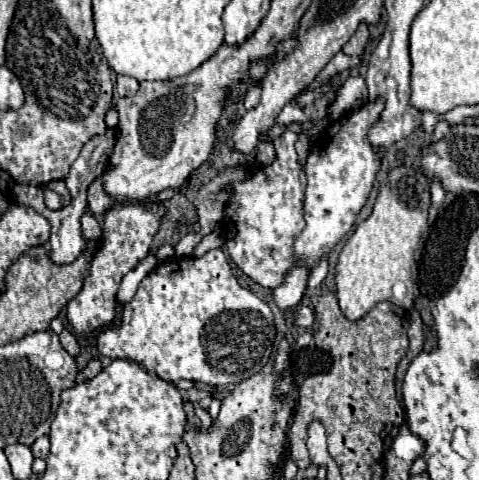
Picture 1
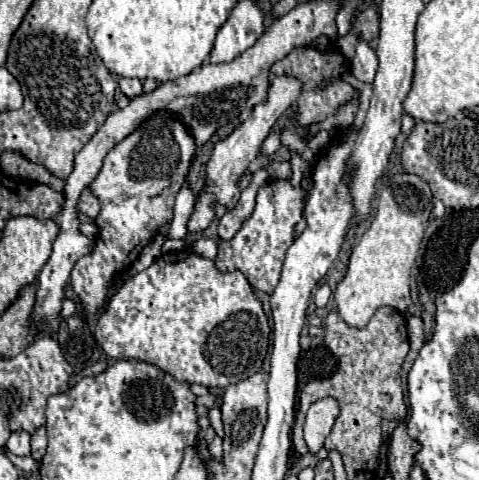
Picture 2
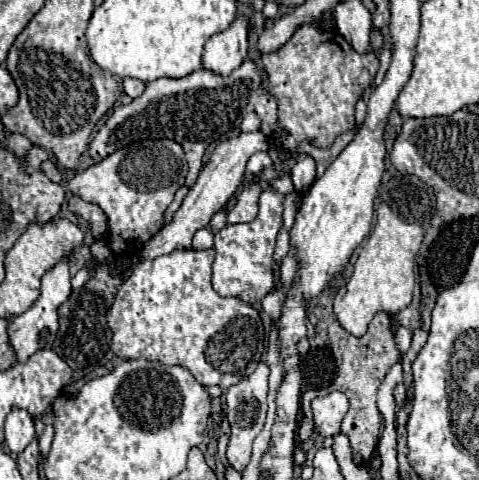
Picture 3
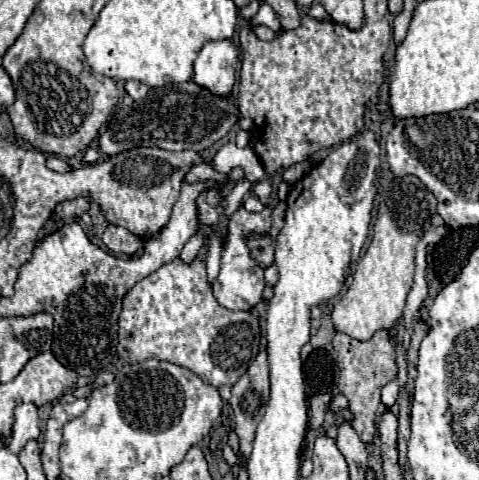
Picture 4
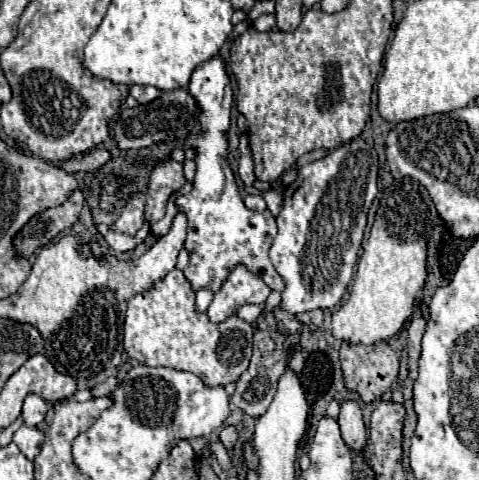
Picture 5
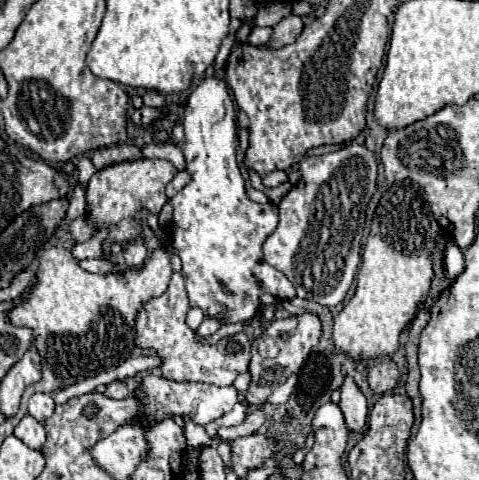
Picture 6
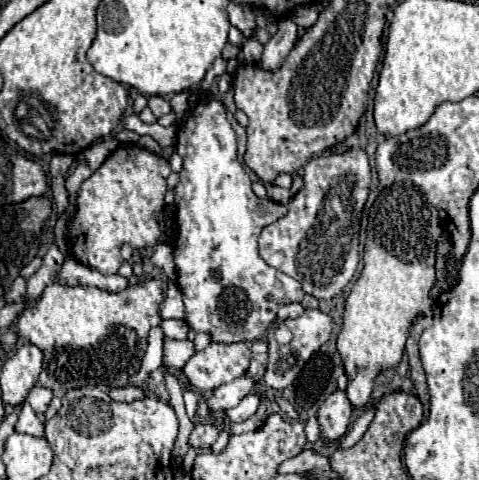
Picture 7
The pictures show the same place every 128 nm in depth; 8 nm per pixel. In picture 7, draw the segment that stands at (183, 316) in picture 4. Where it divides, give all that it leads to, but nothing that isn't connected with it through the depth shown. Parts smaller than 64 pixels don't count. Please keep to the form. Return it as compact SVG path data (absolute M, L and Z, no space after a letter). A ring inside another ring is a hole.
M208 344L204 352L194 354L182 374L198 390L214 390L242 376L250 364L250 346L240 344Z

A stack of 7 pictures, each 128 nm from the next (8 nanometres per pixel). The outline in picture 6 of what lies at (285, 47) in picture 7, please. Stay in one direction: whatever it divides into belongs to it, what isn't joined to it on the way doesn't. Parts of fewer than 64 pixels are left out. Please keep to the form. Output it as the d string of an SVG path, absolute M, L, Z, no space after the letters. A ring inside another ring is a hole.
M290 14L288 18L284 18L282 22L278 22L278 24L274 26L274 32L272 32L270 40L266 42L266 46L276 50L276 48L282 48L282 46L286 46L286 44L292 44L292 42L300 36L302 28L304 28L302 18L296 16L296 14Z

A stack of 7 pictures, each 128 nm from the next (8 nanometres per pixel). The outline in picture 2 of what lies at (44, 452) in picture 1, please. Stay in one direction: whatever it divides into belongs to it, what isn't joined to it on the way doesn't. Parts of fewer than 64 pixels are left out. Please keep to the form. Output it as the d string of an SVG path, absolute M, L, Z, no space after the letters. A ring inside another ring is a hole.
M40 426L32 434L32 458L41 460L46 452L46 428Z

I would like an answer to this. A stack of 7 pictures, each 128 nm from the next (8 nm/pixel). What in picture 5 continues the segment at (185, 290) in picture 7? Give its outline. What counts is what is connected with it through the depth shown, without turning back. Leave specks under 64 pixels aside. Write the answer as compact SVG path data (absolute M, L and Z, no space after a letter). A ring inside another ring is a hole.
M216 56L204 62L200 68L196 68L188 92L200 108L200 132L188 134L186 138L186 144L192 146L196 152L194 188L190 194L182 194L176 198L176 208L184 212L188 218L188 238L184 242L184 248L190 252L190 262L184 268L184 276L192 284L194 292L198 292L200 288L218 292L220 286L226 282L228 274L238 264L242 264L252 274L262 278L272 290L282 292L284 280L274 270L268 258L268 250L276 236L276 220L270 214L270 210L256 212L244 206L234 172L228 164L228 130L234 92L224 62Z

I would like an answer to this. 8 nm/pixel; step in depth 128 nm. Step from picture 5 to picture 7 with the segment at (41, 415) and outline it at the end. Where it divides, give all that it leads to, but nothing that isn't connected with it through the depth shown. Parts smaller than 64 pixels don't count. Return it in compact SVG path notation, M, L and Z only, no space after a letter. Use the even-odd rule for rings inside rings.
M34 386L34 388L30 390L30 394L28 394L28 402L30 402L30 406L34 408L34 412L44 414L46 408L48 408L48 404L50 404L50 400L52 400L52 396L54 396L54 394L52 394L48 388L44 388L44 386Z

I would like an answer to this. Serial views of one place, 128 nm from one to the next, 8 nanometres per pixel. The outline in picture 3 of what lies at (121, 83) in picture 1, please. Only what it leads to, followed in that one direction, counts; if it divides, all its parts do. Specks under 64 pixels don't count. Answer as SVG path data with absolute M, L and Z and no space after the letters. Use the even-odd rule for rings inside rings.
M124 78L124 92L130 96L130 98L138 98L142 92L144 92L146 84L142 80L136 80L136 78Z

